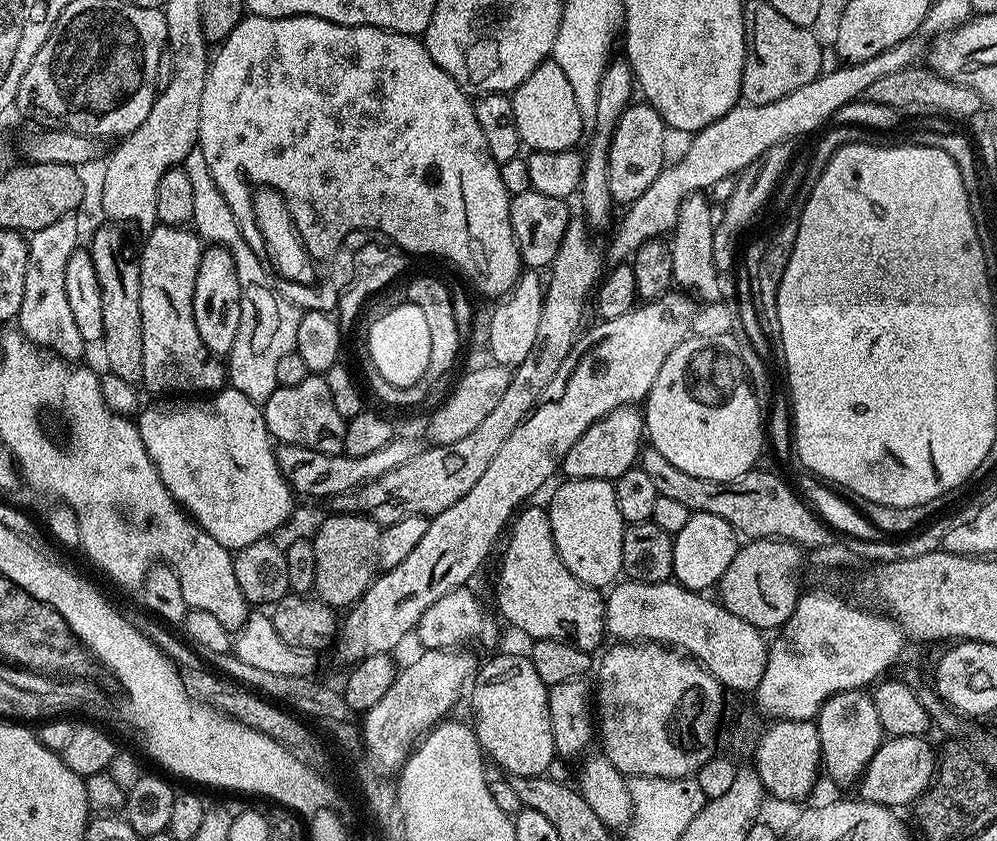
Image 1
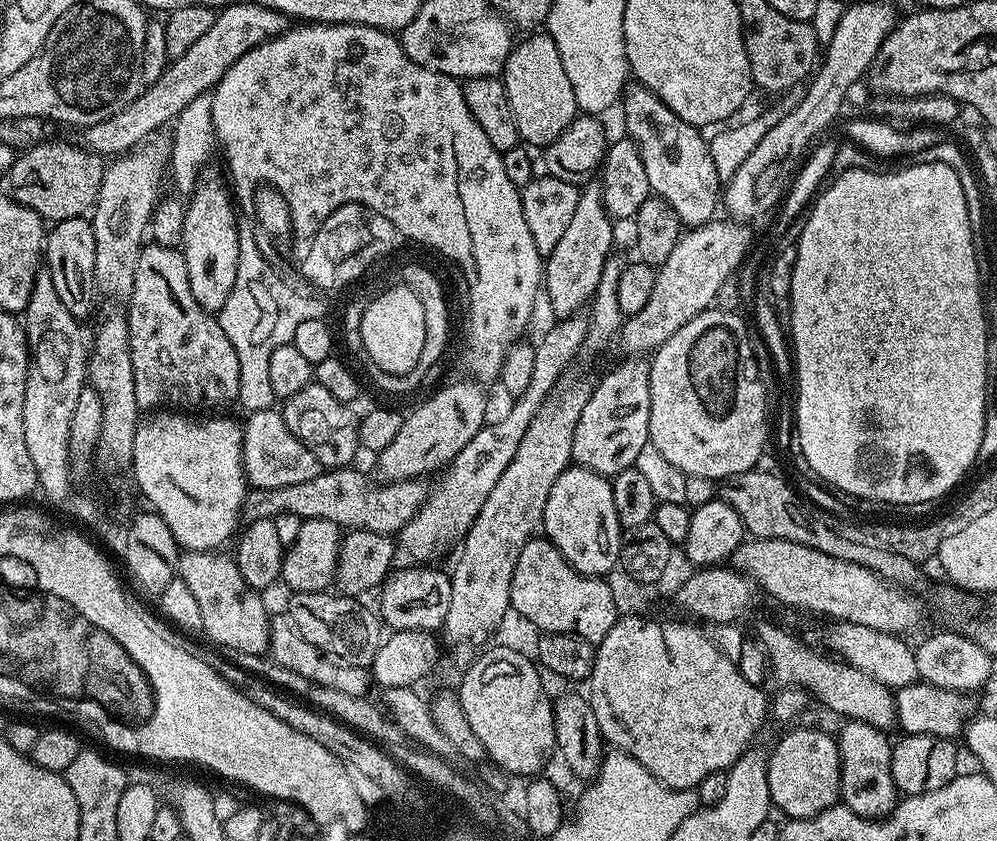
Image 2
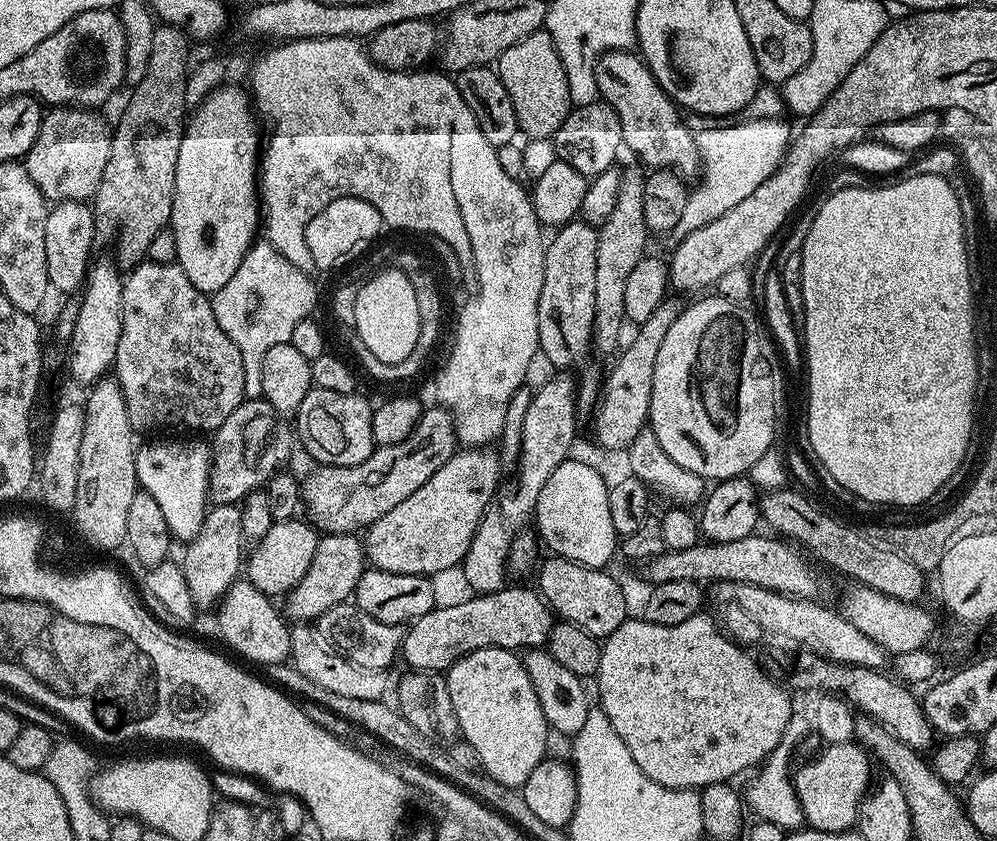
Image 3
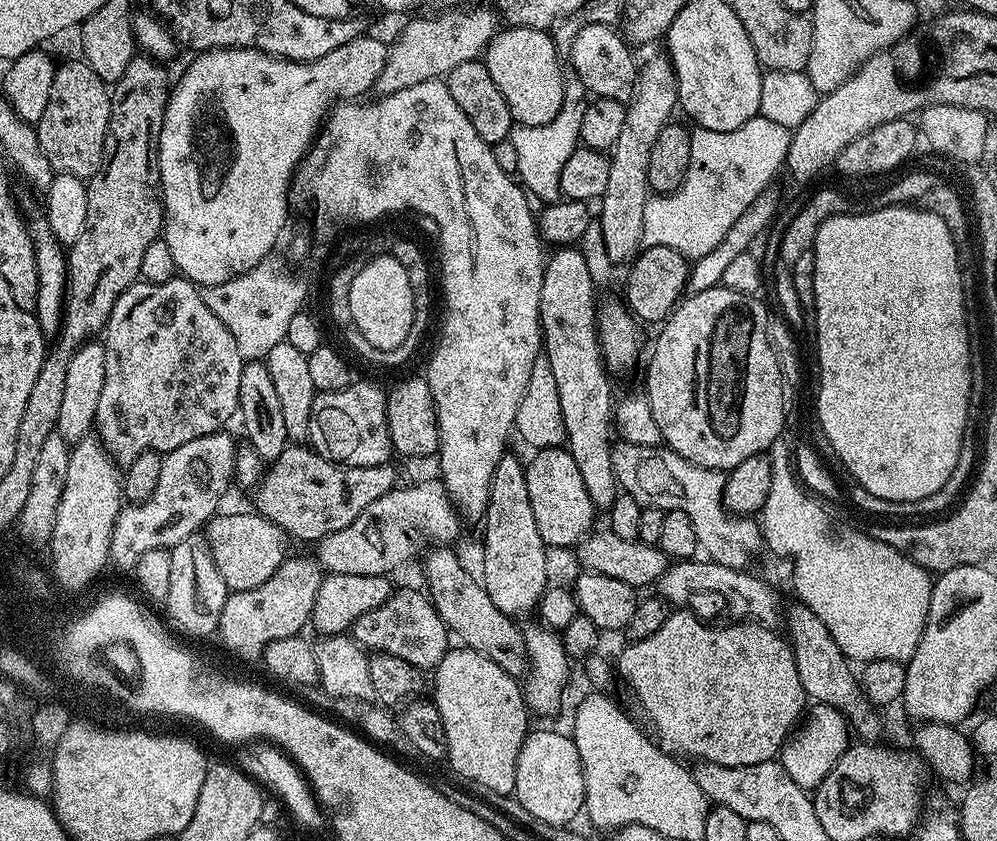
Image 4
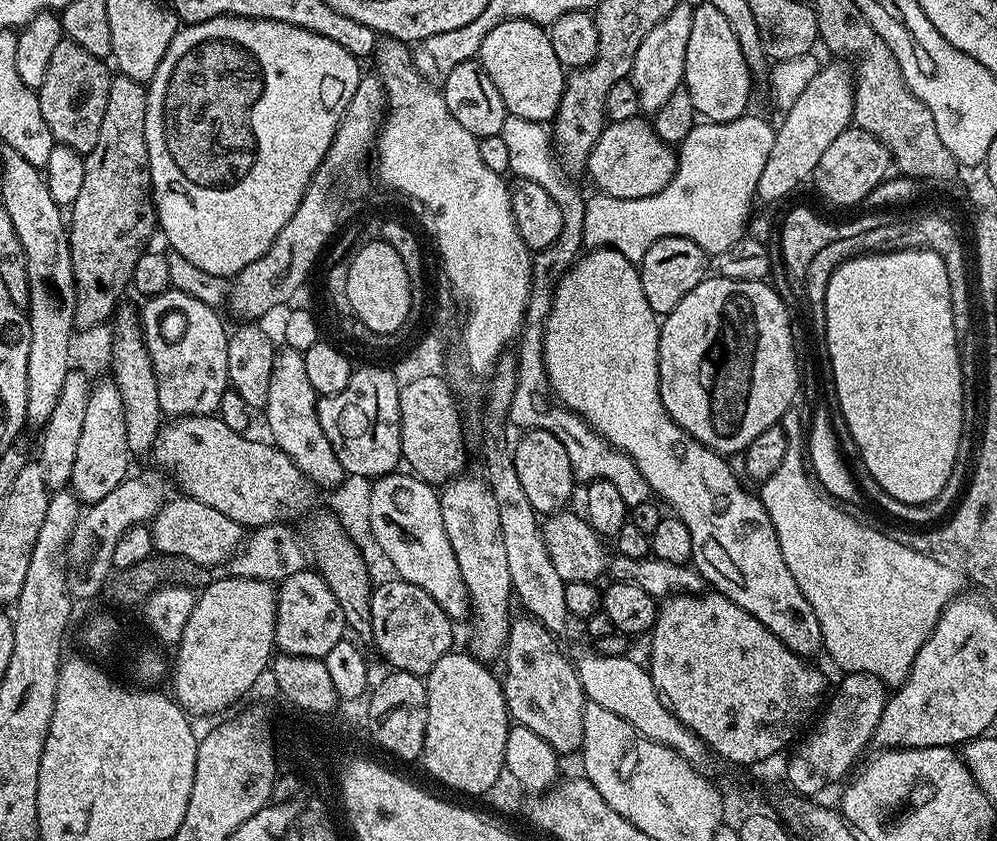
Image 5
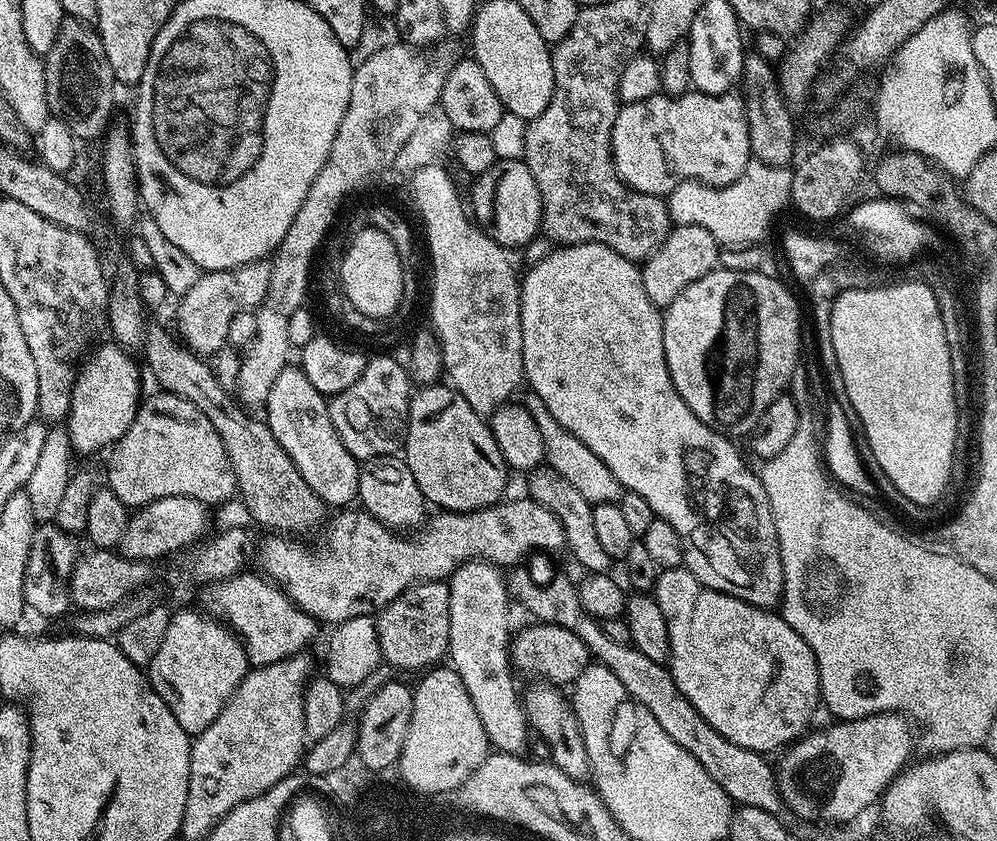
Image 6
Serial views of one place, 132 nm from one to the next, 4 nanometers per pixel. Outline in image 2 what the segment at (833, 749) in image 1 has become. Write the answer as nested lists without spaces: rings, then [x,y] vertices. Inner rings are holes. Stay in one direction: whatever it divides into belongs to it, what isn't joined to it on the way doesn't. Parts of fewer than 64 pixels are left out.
[[[848,720],[838,731],[840,751],[840,800],[843,807],[868,820],[889,816],[898,803],[898,789],[892,777],[892,745],[889,733],[861,720]]]

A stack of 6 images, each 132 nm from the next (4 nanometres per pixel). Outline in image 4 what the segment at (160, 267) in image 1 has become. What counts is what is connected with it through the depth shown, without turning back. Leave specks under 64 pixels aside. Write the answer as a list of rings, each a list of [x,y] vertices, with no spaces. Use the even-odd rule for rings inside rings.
[[[177,278],[170,282],[161,284],[150,284],[147,282],[137,282],[131,284],[127,290],[114,302],[114,310],[110,310],[108,323],[104,325],[102,333],[102,343],[106,354],[106,378],[102,381],[102,395],[98,397],[98,410],[94,421],[94,432],[104,449],[112,456],[112,460],[121,469],[128,469],[138,458],[138,454],[143,452],[155,452],[163,454],[170,450],[178,450],[178,446],[183,446],[185,442],[194,442],[194,438],[208,436],[211,432],[219,432],[225,427],[228,419],[237,415],[240,403],[238,402],[238,385],[242,382],[242,370],[246,363],[246,357],[238,350],[238,342],[234,342],[234,334],[210,314],[210,306],[202,302],[200,288],[193,284],[191,280]]]

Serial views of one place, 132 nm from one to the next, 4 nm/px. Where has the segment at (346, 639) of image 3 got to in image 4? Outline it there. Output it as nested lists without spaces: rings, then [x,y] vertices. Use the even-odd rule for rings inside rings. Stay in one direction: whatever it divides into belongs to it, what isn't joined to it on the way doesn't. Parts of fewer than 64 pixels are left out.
[[[397,587],[382,606],[362,614],[353,622],[350,636],[369,653],[385,652],[421,670],[435,670],[450,650],[450,633],[438,610],[423,591],[415,592],[412,588]]]

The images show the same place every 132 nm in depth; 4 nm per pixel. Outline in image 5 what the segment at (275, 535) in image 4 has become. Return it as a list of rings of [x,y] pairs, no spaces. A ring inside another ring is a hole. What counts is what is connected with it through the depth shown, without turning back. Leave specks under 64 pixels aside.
[[[183,494],[177,497],[177,500],[169,499],[164,503],[150,521],[153,549],[161,552],[161,557],[181,556],[181,561],[201,566],[223,565],[231,560],[245,539],[245,529],[226,518],[226,514],[214,510],[214,506],[206,506],[206,502],[198,502]]]

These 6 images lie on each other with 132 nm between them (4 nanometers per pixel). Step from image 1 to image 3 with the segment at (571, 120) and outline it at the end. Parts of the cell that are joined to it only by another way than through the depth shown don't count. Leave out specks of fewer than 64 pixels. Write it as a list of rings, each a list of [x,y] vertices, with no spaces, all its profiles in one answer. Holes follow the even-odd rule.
[[[541,30],[526,34],[522,42],[514,42],[510,50],[501,54],[498,71],[502,86],[506,86],[506,94],[510,94],[510,102],[514,102],[514,114],[518,118],[520,132],[533,136],[536,140],[545,139],[544,141],[555,136],[558,126],[566,122],[574,105],[570,98],[570,86],[566,82],[562,58],[558,58],[558,50],[550,34]]]

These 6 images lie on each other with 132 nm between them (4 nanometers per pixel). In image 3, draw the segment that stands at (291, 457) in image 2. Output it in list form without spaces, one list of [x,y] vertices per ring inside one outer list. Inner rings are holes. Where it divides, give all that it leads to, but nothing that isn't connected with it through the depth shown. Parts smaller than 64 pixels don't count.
[[[245,398],[222,422],[222,426],[211,437],[212,473],[208,475],[208,494],[212,504],[240,504],[245,496],[263,489],[270,477],[285,467],[292,456],[294,432],[282,422],[276,411],[261,398]]]

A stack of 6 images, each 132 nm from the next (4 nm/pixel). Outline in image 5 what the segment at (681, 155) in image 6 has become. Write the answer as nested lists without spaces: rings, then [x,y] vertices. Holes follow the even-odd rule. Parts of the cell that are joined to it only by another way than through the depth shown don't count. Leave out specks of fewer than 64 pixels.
[[[635,116],[626,122],[611,122],[602,130],[586,169],[599,191],[618,199],[640,199],[658,194],[671,181],[677,153],[652,129],[647,119]]]

